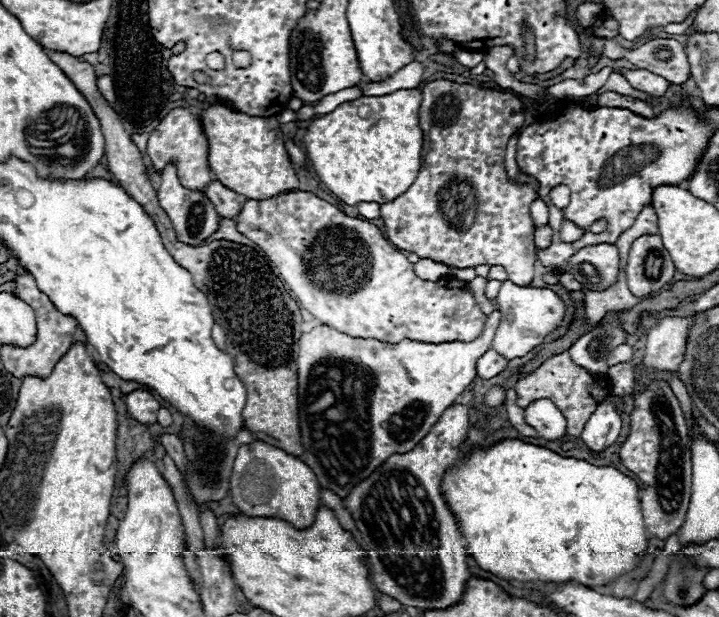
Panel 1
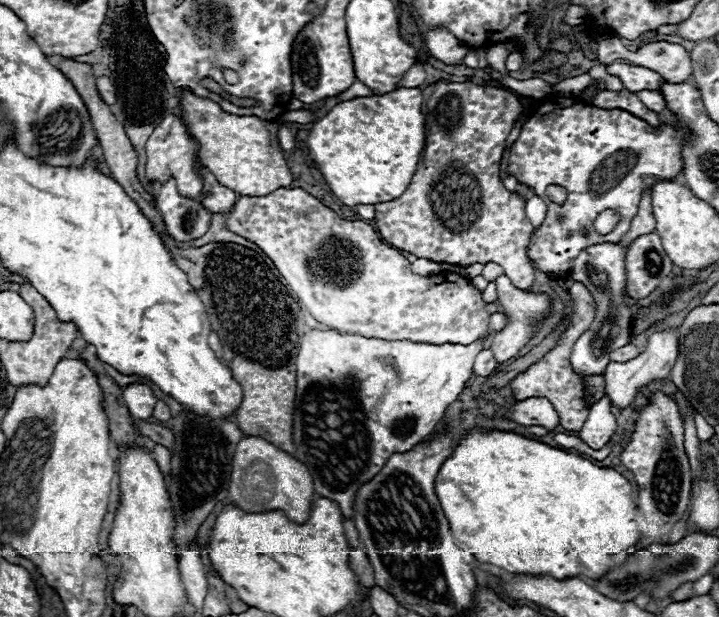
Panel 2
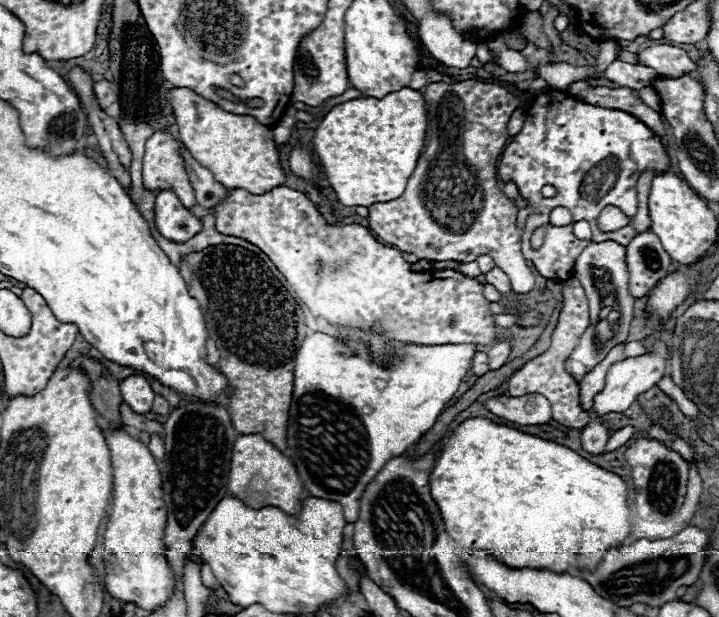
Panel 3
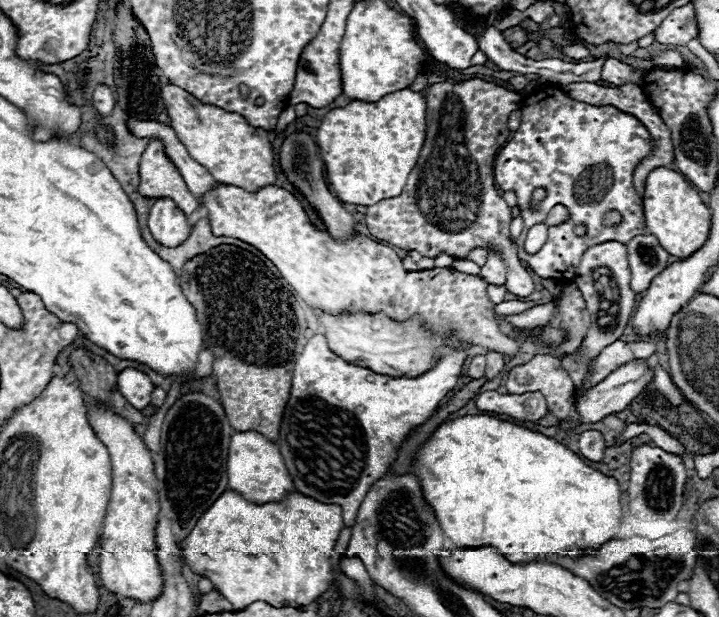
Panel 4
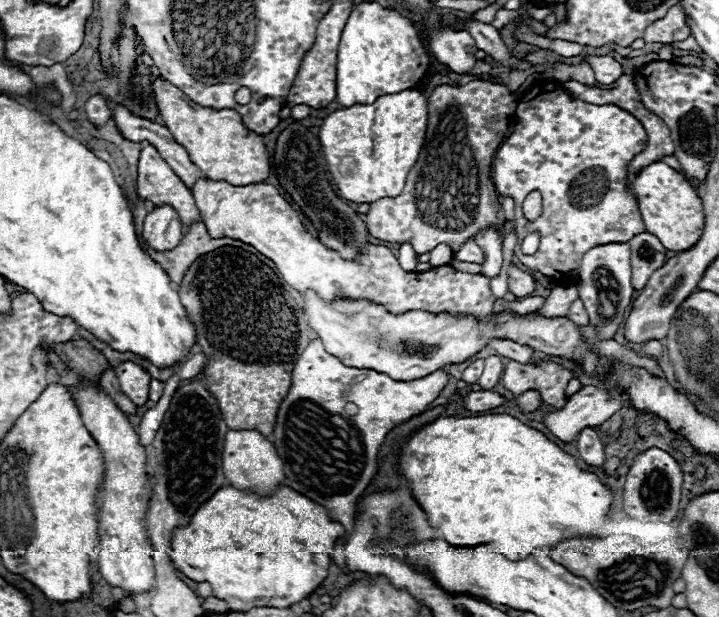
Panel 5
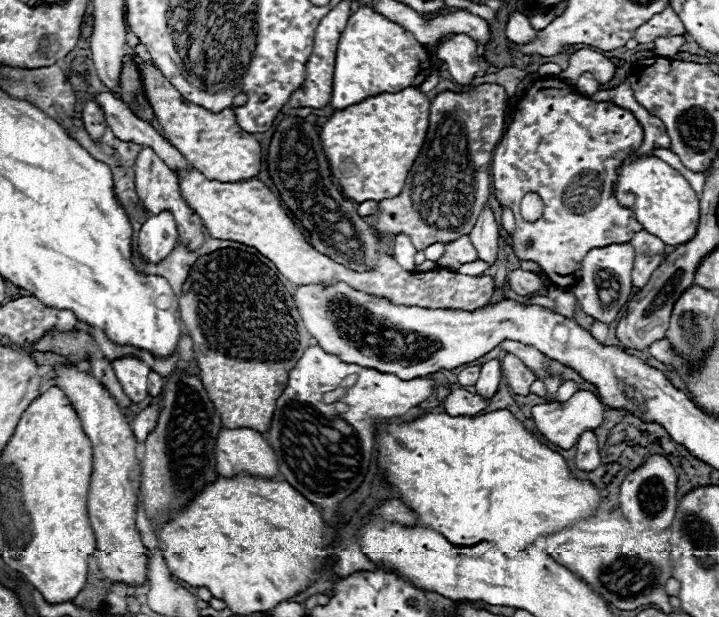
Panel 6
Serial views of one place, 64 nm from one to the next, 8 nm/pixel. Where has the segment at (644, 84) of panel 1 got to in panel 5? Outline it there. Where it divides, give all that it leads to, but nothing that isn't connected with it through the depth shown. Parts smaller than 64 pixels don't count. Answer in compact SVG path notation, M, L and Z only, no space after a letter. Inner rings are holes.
M588 54L584 56L580 62L586 62L594 74L596 74L596 80L600 84L610 84L610 82L616 82L624 72L622 72L622 66L610 58L610 56L594 56L594 54Z

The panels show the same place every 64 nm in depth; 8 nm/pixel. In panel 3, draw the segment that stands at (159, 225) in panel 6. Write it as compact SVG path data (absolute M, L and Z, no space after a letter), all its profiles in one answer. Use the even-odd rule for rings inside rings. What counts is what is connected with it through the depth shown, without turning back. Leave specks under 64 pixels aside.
M166 190L156 196L154 228L170 242L186 242L200 232L202 220L186 210L174 192Z

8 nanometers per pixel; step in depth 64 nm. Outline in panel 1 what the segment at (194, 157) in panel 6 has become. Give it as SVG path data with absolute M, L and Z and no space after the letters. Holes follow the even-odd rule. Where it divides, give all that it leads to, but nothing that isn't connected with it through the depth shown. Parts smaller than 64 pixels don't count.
M208 104L202 106L200 124L208 138L208 166L226 188L250 200L298 190L298 178L284 148L280 122L274 116L258 118L232 112L220 104Z

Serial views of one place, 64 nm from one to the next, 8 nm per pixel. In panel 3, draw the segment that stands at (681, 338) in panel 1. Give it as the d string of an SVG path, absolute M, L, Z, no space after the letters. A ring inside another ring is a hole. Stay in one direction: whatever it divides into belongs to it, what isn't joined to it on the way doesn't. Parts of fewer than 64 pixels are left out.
M656 342L656 346L652 348L650 354L638 356L638 358L626 358L622 362L612 364L610 370L608 370L608 376L606 376L602 392L598 392L594 396L592 410L598 416L610 414L610 412L624 412L636 400L638 394L642 394L648 388L652 388L664 376L664 372L666 372L666 358L668 358L668 348L664 344L660 344L660 342Z

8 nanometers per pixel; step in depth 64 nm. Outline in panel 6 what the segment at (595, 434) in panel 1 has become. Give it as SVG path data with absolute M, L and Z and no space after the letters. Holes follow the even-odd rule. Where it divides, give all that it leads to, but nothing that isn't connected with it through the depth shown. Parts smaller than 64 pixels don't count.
M592 430L584 432L578 438L576 444L576 458L574 458L574 466L578 470L590 472L596 470L600 466L600 454L598 454L598 444L596 444L596 436L592 434Z

